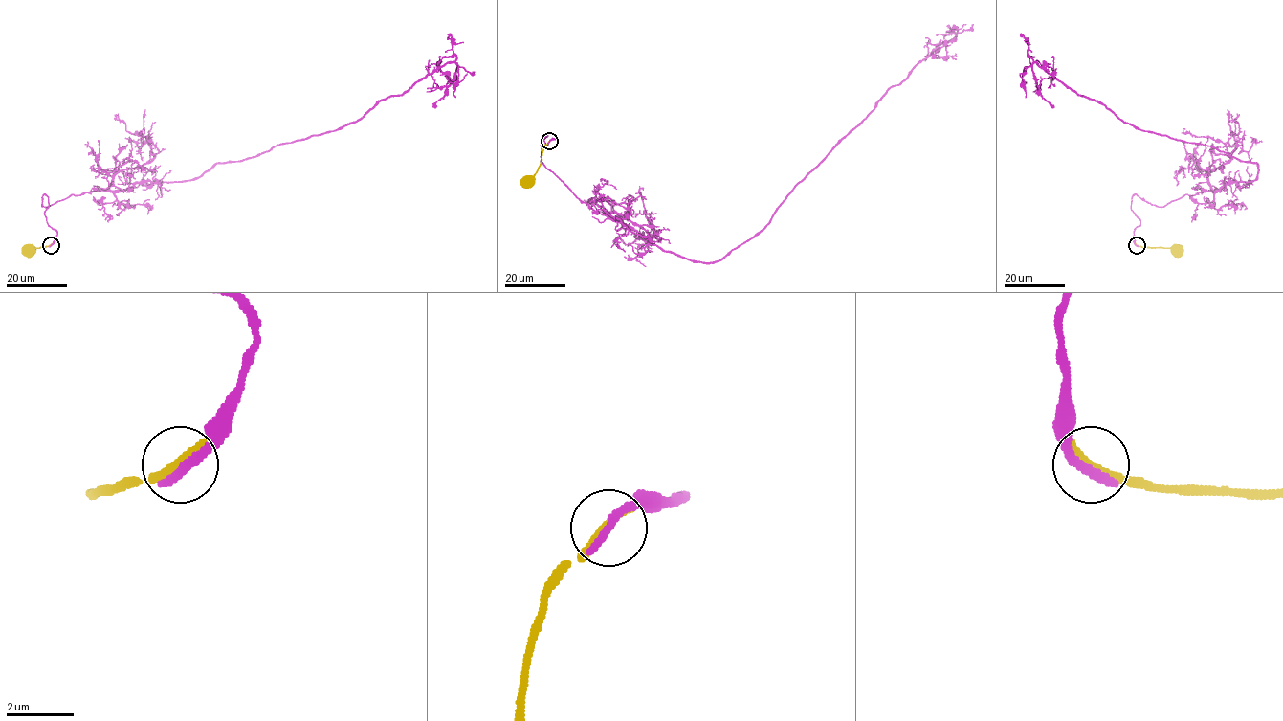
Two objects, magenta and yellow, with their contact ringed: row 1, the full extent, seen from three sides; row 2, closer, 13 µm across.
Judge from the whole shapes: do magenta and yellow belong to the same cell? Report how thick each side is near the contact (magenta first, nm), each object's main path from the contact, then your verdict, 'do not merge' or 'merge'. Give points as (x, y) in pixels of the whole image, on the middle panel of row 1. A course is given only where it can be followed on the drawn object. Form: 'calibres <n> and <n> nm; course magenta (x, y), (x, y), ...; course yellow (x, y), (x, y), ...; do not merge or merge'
calibres 360 and 300 nm; course magenta (549, 142), (541, 161), (577, 198), (664, 250), (713, 262), (754, 236), (891, 87), (956, 36), (938, 56); course yellow (549, 142), (543, 149), (537, 171), (528, 181); do not merge

